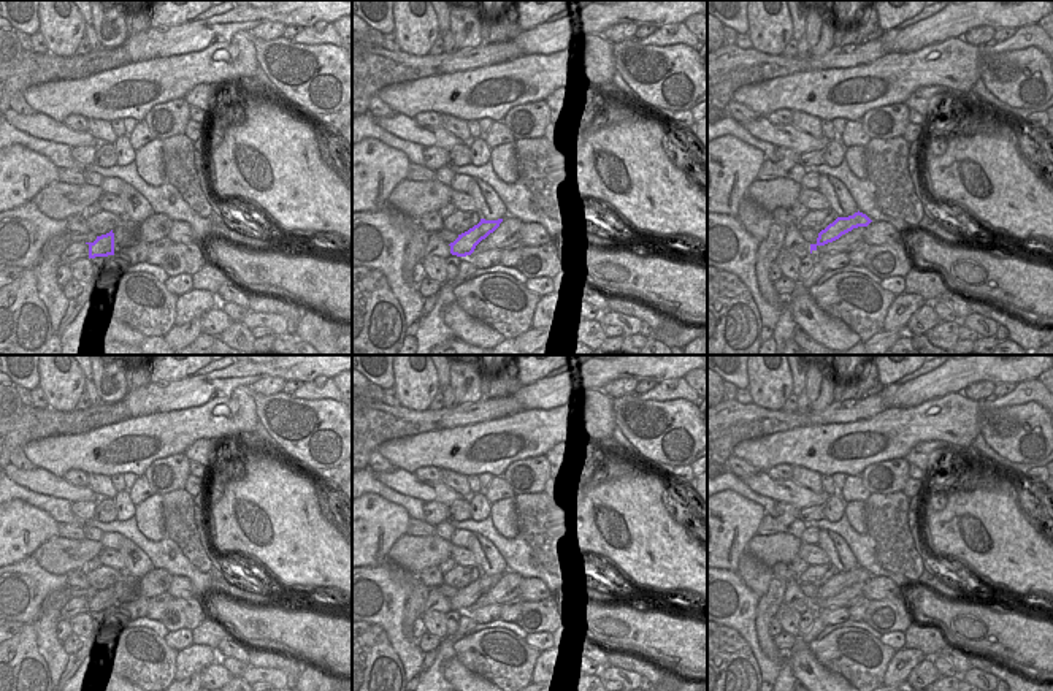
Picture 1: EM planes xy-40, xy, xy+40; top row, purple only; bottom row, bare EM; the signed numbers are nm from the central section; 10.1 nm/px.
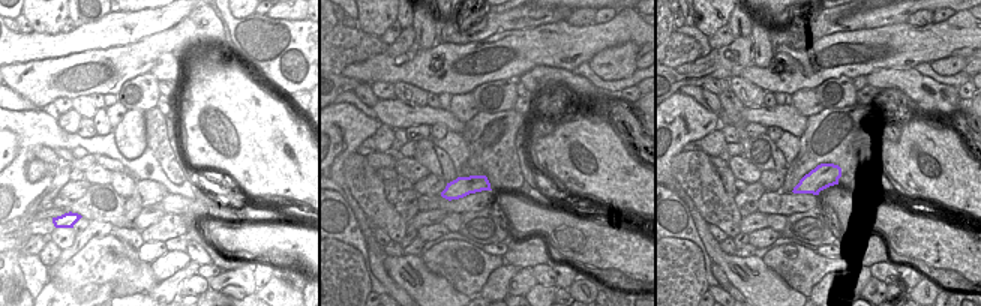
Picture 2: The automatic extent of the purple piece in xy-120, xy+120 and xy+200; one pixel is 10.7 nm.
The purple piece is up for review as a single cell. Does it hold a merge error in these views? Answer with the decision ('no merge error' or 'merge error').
no merge error

